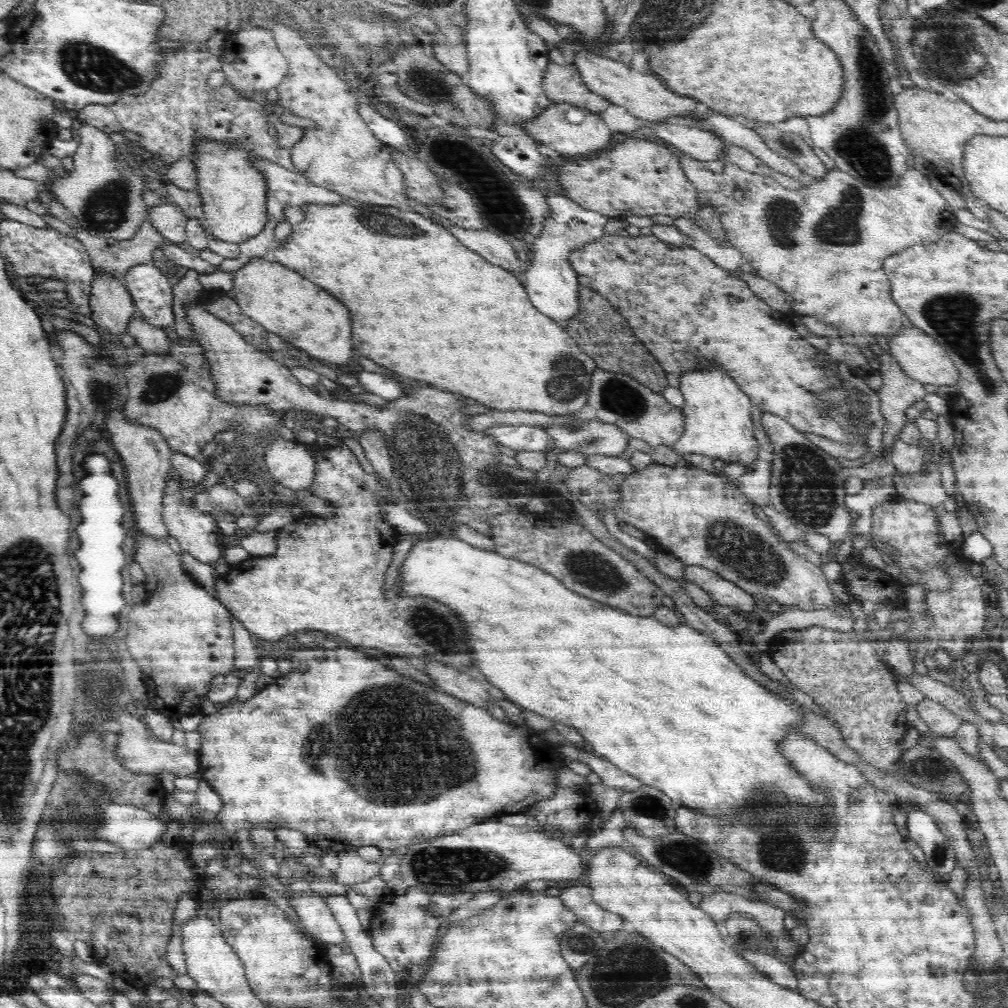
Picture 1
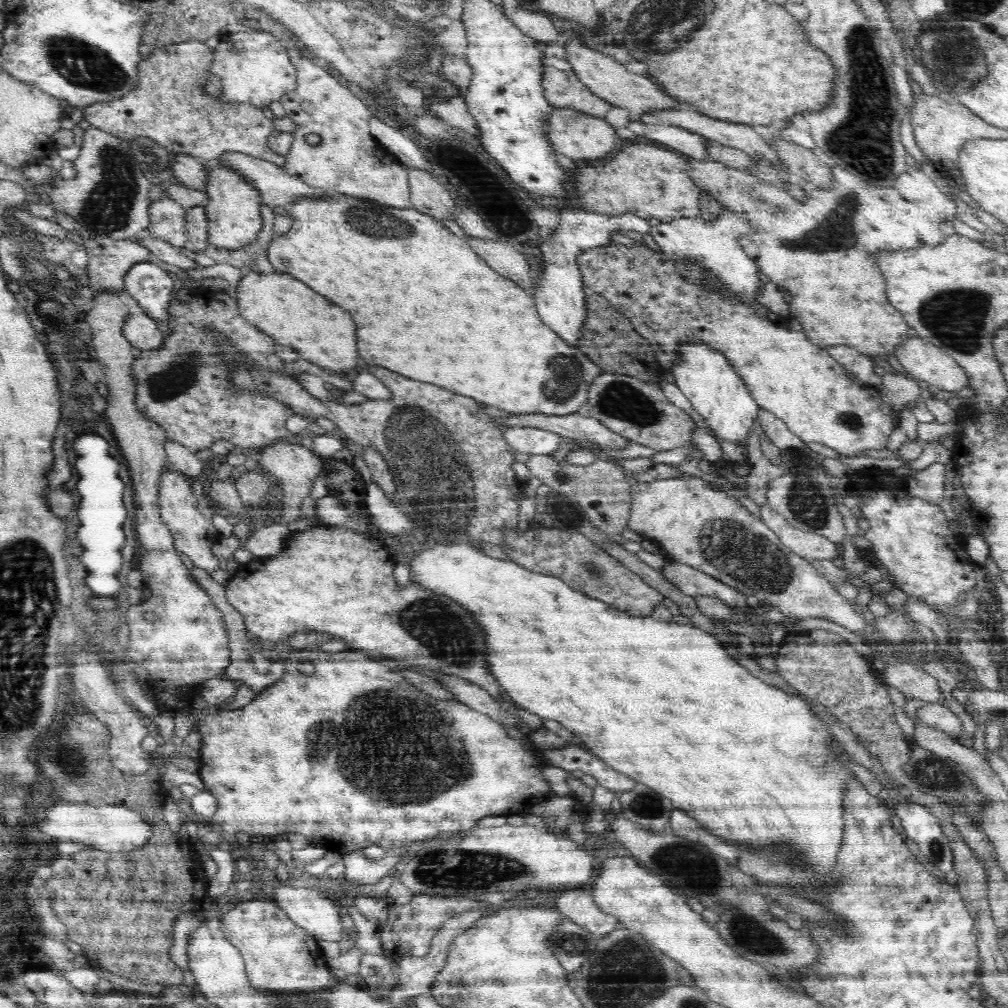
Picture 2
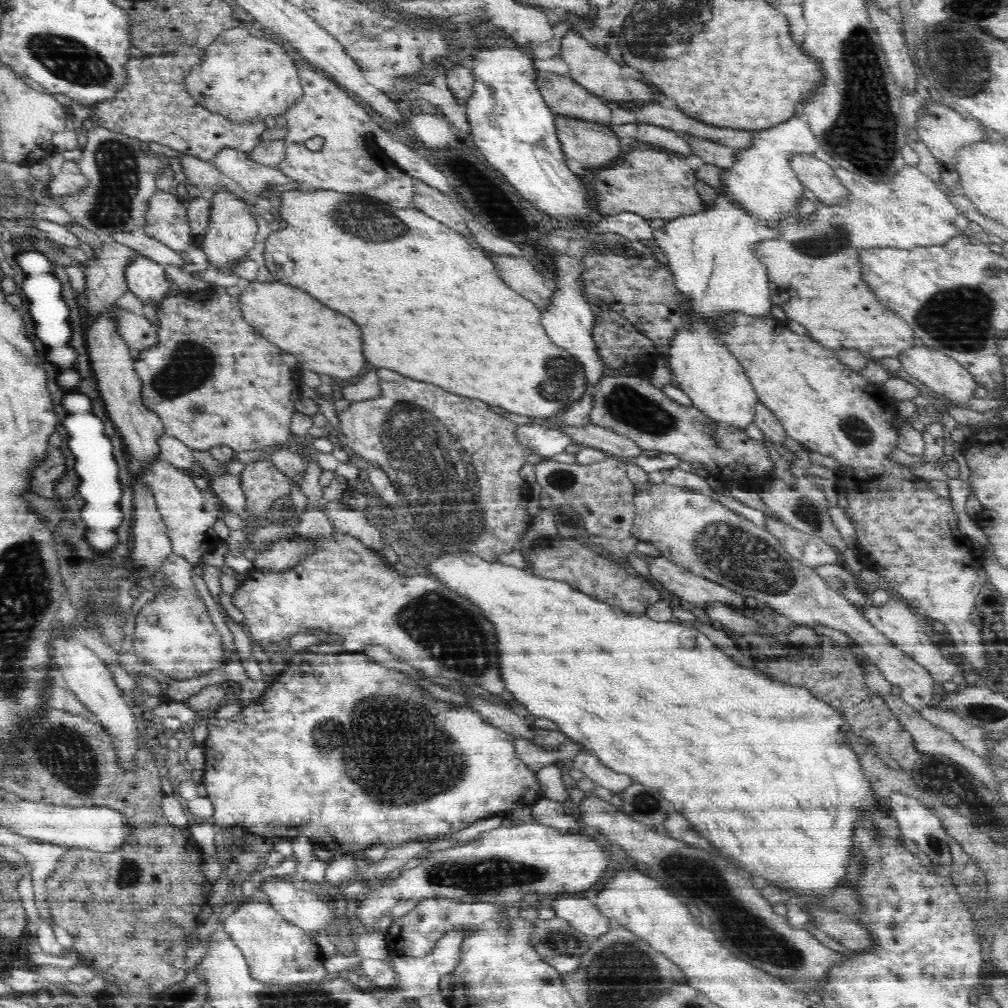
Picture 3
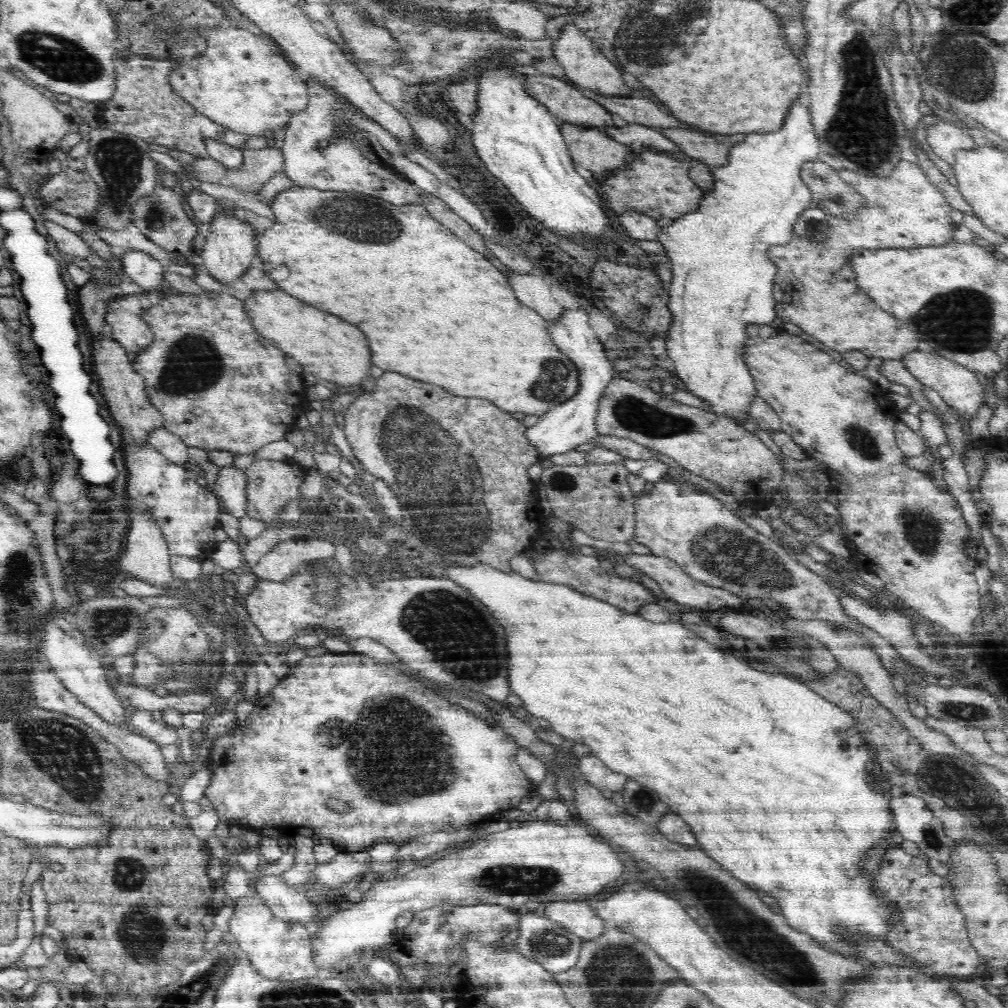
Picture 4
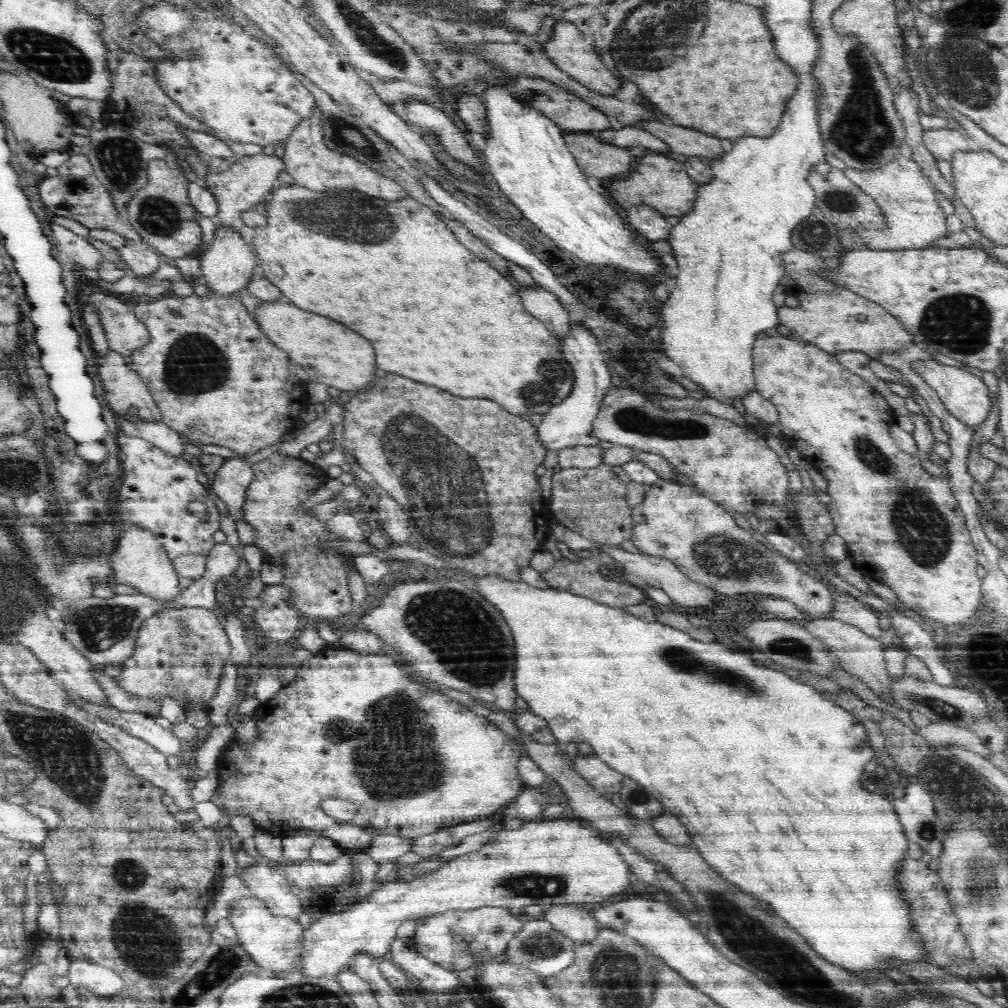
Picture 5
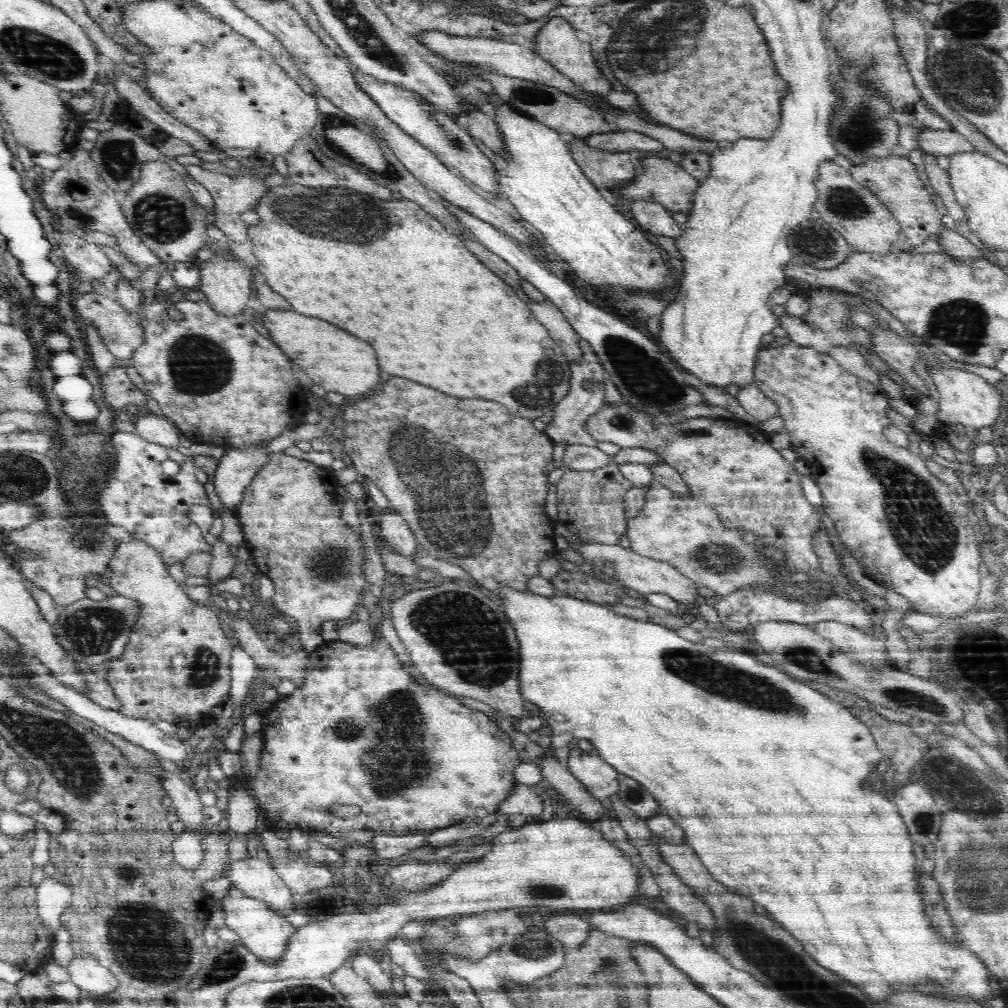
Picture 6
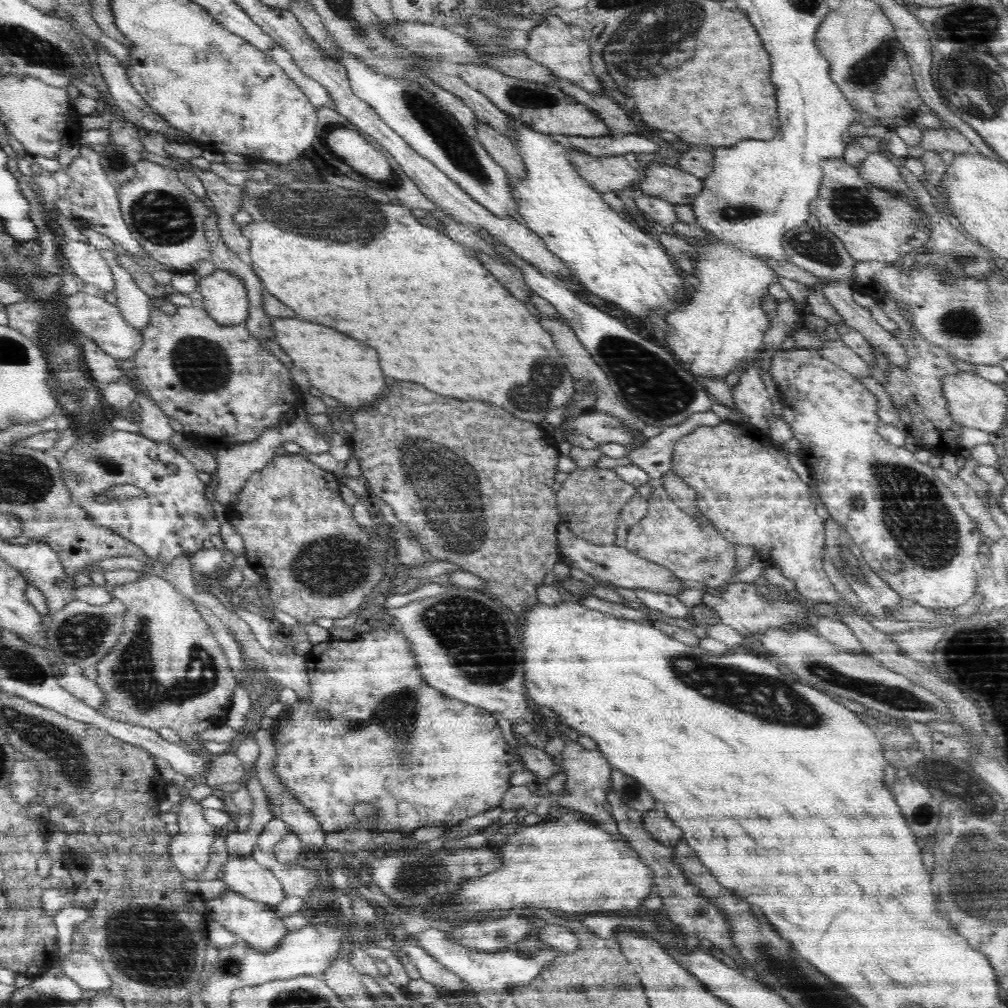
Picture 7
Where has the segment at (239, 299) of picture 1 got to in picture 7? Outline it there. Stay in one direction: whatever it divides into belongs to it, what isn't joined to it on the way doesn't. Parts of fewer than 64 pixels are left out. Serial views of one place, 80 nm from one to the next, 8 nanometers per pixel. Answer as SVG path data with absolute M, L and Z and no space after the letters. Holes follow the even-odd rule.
M294 318L286 320L274 319L272 322L273 339L282 350L290 356L293 364L304 368L311 386L315 386L327 395L337 398L339 404L360 408L374 402L380 392L384 392L386 382L380 370L376 350L368 348L366 344L344 336L336 330L330 330L322 324L302 322ZM348 366L348 368L342 368Z

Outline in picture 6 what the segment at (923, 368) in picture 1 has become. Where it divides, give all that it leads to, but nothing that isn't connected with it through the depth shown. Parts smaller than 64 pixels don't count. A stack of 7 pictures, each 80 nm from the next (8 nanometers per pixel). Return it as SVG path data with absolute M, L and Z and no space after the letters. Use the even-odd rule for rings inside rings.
M938 366L928 371L939 392L938 420L944 424L962 424L966 428L984 428L996 424L1002 412L1002 396L996 385L984 378L960 369L947 369Z

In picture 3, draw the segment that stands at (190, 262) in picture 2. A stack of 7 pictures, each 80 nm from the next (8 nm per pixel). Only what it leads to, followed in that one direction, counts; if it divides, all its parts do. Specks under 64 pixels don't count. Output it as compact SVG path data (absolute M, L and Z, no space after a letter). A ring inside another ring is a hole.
M134 229L130 233L116 233L110 237L124 246L137 250L139 254L154 262L177 267L186 264L184 259L180 257L180 252L172 250L169 246L162 244L159 240L148 236L139 229Z

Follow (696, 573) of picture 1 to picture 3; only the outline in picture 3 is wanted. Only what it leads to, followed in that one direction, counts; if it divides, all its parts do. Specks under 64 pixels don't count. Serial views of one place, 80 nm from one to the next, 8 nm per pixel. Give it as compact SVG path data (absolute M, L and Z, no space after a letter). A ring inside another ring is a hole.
M664 557L652 558L647 562L649 574L668 591L668 593L686 602L692 602L704 609L708 602L723 602L730 607L744 604L740 594L720 586L710 579L702 578L684 566L680 566Z

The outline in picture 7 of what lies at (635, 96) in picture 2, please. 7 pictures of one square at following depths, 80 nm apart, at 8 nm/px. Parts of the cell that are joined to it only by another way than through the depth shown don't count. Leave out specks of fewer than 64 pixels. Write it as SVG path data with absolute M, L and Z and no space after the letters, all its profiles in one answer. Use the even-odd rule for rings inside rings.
M549 16L530 30L526 54L536 63L548 67L556 77L571 81L576 86L584 88L587 92L601 93L603 84L592 72L590 44L571 34L569 24L557 16Z

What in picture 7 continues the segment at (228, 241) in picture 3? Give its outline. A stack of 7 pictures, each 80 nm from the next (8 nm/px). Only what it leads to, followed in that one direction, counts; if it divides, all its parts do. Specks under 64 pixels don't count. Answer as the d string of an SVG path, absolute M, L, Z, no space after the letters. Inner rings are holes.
M217 269L198 281L208 315L220 326L240 324L249 318L249 300L242 278Z

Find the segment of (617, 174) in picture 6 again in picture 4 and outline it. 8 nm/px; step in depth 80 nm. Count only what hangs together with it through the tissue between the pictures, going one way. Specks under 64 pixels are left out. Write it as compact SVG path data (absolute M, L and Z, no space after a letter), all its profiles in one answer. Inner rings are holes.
M570 122L559 126L572 160L595 176L624 166L630 156L629 146L616 142L604 128Z

